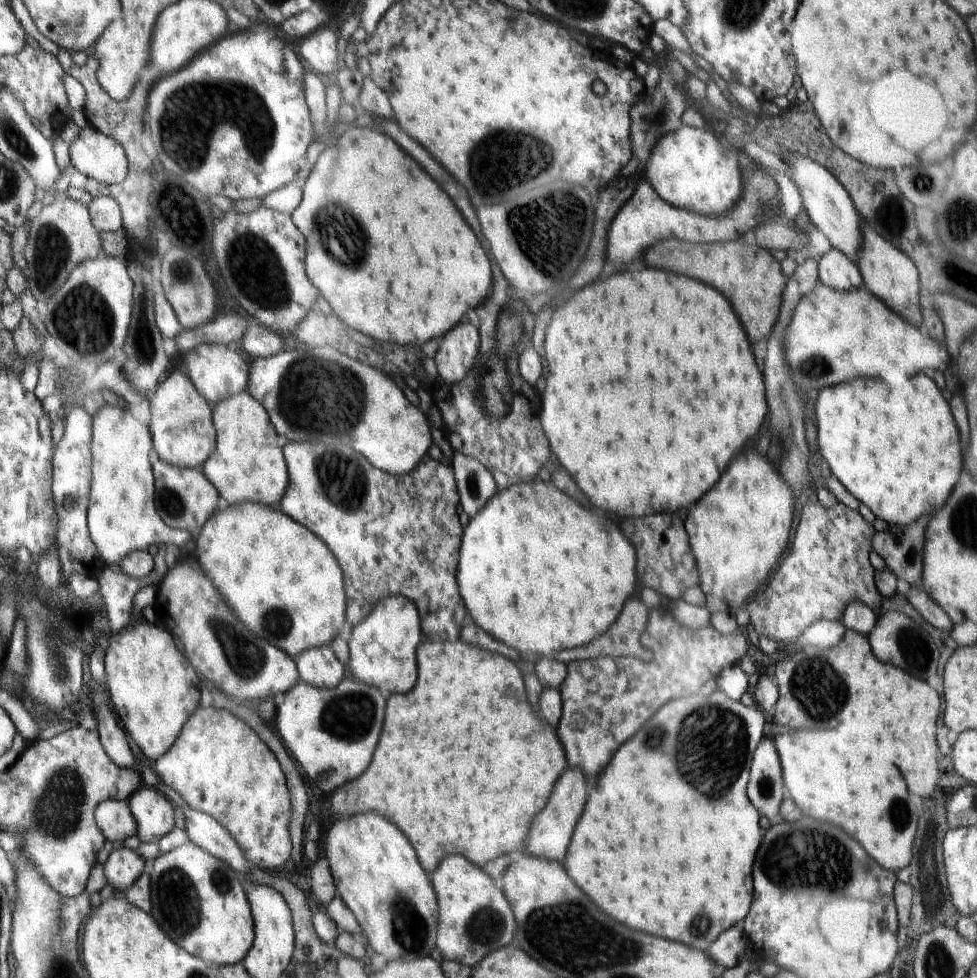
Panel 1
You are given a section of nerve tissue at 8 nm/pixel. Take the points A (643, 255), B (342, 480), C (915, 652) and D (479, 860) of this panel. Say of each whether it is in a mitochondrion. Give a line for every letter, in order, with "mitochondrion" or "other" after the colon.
A: other
B: mitochondrion
C: mitochondrion
D: other

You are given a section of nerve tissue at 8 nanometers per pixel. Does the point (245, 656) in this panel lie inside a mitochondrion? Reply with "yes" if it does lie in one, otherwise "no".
yes

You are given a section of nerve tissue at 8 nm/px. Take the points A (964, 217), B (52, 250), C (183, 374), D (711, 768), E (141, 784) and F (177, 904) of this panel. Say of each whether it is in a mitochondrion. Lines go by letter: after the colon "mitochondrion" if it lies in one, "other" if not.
A: mitochondrion
B: mitochondrion
C: other
D: mitochondrion
E: other
F: mitochondrion

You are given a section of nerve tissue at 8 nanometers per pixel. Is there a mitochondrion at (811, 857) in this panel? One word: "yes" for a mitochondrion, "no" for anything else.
yes

